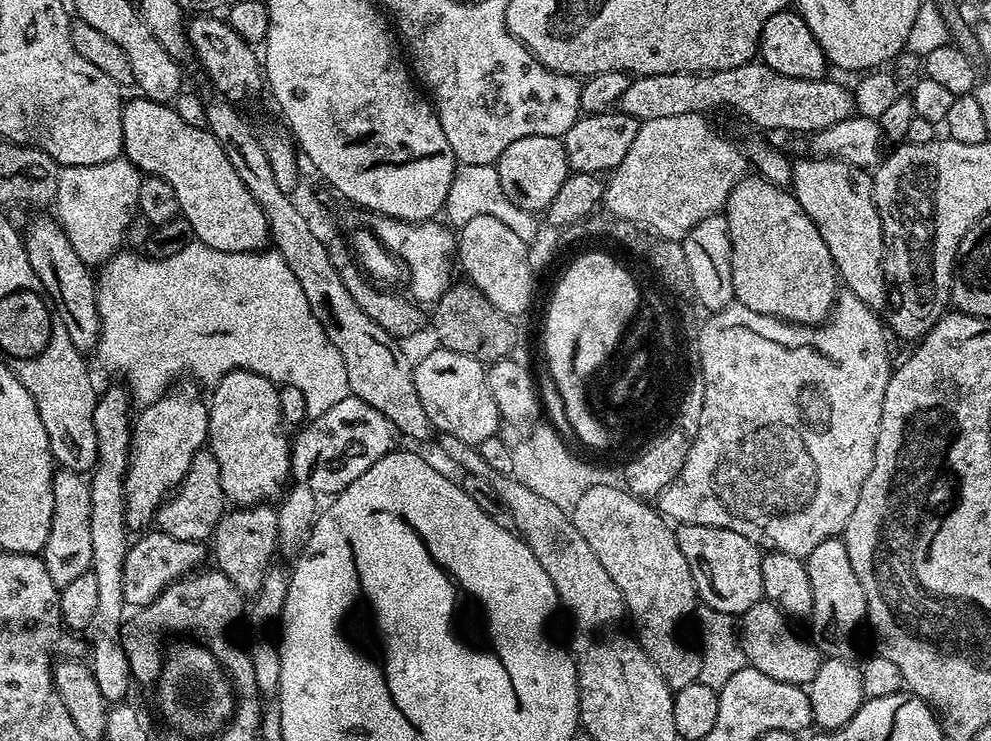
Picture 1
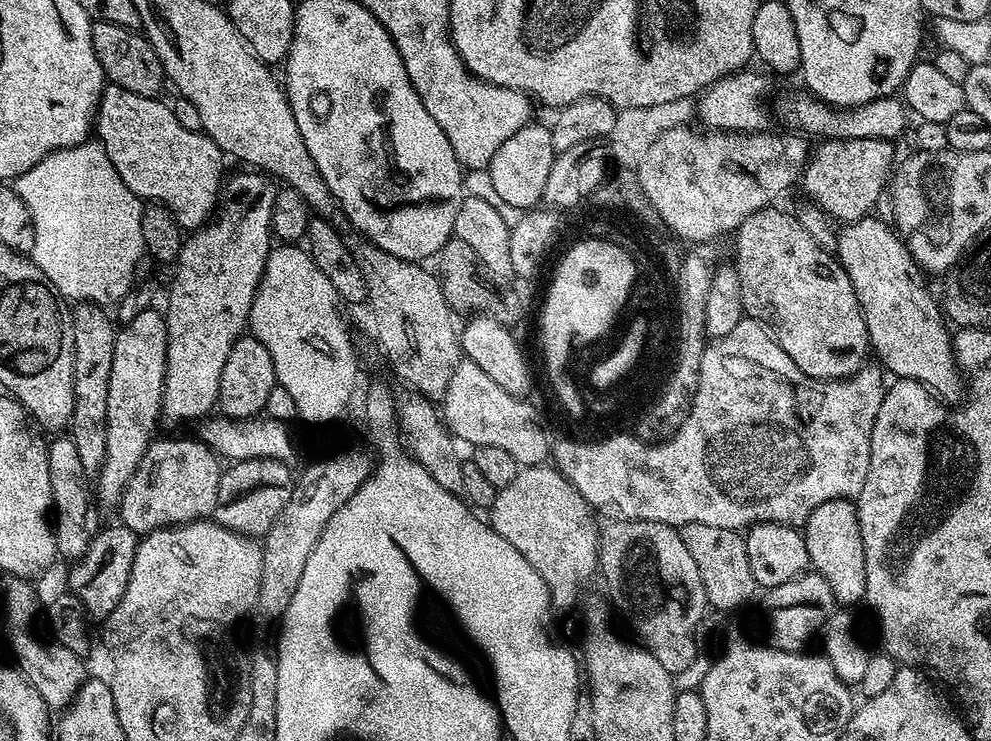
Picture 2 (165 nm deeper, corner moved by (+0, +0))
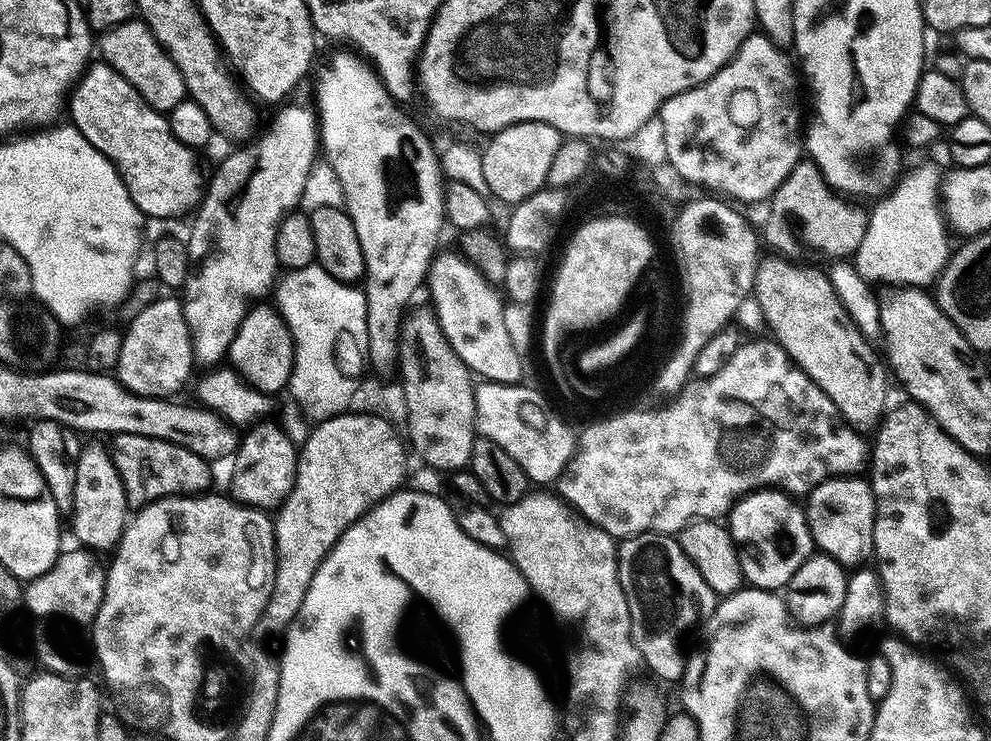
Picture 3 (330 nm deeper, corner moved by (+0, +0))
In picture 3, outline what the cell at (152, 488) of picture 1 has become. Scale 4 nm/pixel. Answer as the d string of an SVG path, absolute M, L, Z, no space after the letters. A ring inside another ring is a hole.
M285 103L283 106L280 106L280 107L285 106L285 108L277 107L275 109L275 111L277 110L276 117L274 117L273 120L269 122L268 129L266 129L264 133L262 133L263 131L261 131L259 133L259 135L257 135L255 138L249 139L247 141L247 143L245 143L245 144L249 143L248 145L245 146L245 148L234 149L233 152L230 153L229 156L226 157L225 160L222 161L221 164L217 166L216 173L213 174L212 180L211 180L211 176L210 176L210 179L207 181L206 191L205 191L198 207L195 209L194 215L191 217L191 219L193 218L193 220L192 220L192 233L190 233L189 236L186 236L186 243L188 246L188 253L190 254L190 266L192 267L192 269L190 269L190 271L188 271L188 277L186 278L186 282L184 283L184 287L182 289L182 303L184 305L184 317L186 318L186 322L188 323L188 329L190 330L190 334L192 335L192 355L193 355L193 357L195 357L195 359L197 361L199 361L199 363L201 360L202 363L208 364L208 365L204 365L204 366L219 365L221 363L221 361L223 361L225 359L225 357L227 357L228 347L230 346L230 342L234 342L234 334L238 334L238 326L242 326L242 318L244 317L244 315L246 315L248 313L250 305L253 302L259 301L261 298L267 297L267 296L264 296L267 294L267 292L269 295L269 293L271 293L273 291L274 285L277 283L277 280L278 280L278 265L276 263L276 251L274 250L274 242L276 241L276 235L278 234L278 226L280 225L281 220L283 220L284 217L287 216L289 212L293 211L293 209L295 209L297 207L297 205L299 205L296 203L298 203L299 200L303 198L304 191L306 191L308 188L308 175L310 175L312 172L312 163L315 162L316 152L317 152L317 156L318 156L318 149L321 147L320 130L318 127L317 113L315 111L313 111L313 109L311 107L309 107L310 109L308 109L307 106L304 104L288 104L288 105L287 104L288 103Z

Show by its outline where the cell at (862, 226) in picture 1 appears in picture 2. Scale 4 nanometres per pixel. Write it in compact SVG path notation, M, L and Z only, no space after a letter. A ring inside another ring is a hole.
M869 214L860 220L845 223L839 229L835 252L836 258L850 278L850 286L854 286L854 294L858 294L871 351L881 360L879 363L889 373L893 372L891 374L893 377L922 382L934 396L944 401L945 404L959 405L966 396L966 381L960 367L956 364L954 340L950 332L948 336L949 325L946 323L945 313L937 297L936 300L932 297L932 292L928 289L927 282L924 281L925 273L916 265L916 260L910 254L903 239L897 235L887 219L886 221L875 220L874 217L875 215Z

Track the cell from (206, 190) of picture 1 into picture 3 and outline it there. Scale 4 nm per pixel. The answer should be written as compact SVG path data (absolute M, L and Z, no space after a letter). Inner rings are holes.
M103 62L89 63L82 75L76 80L70 92L70 99L66 104L72 127L77 128L100 153L115 164L130 198L134 198L134 206L144 213L145 217L157 216L160 220L168 220L171 216L180 216L183 212L191 213L199 205L205 191L205 177L200 177L200 168L196 165L197 153L188 148L170 130L167 115L155 112L138 90L118 74L109 64Z

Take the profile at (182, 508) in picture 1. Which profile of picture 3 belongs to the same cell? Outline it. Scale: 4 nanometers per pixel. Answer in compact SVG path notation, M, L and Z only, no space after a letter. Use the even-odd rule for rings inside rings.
M115 433L111 440L112 461L122 478L129 509L139 510L167 496L203 493L212 480L209 461L182 446L174 446L174 442L126 433Z

